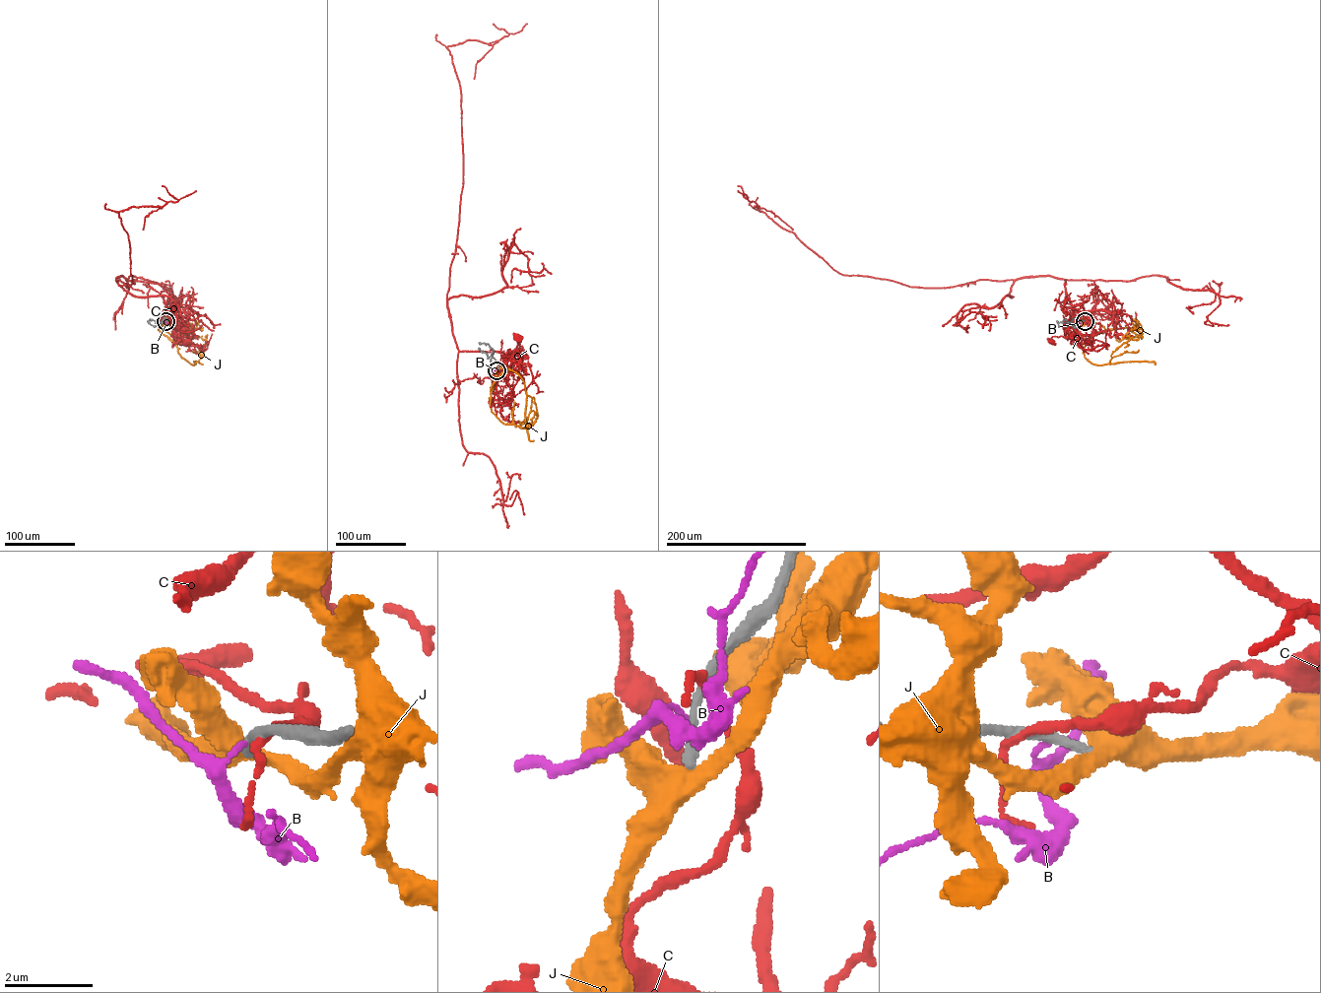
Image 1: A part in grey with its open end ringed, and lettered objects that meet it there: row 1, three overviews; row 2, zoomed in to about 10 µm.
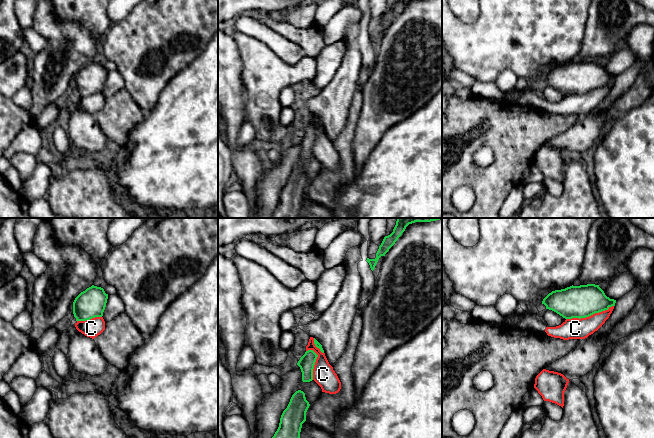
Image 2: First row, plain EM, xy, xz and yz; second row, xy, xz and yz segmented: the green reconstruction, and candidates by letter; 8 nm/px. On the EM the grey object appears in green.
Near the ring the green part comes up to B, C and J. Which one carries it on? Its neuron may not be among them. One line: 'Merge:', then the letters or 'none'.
Merge: none

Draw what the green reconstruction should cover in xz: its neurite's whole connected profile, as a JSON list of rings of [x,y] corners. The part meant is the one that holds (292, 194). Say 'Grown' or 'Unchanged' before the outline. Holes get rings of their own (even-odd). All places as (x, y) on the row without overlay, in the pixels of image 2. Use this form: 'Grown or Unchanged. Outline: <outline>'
Unchanged. Outline: [[[301,166],[296,167],[281,191],[272,218],[299,218],[302,200],[306,197],[309,182],[305,169]]]

